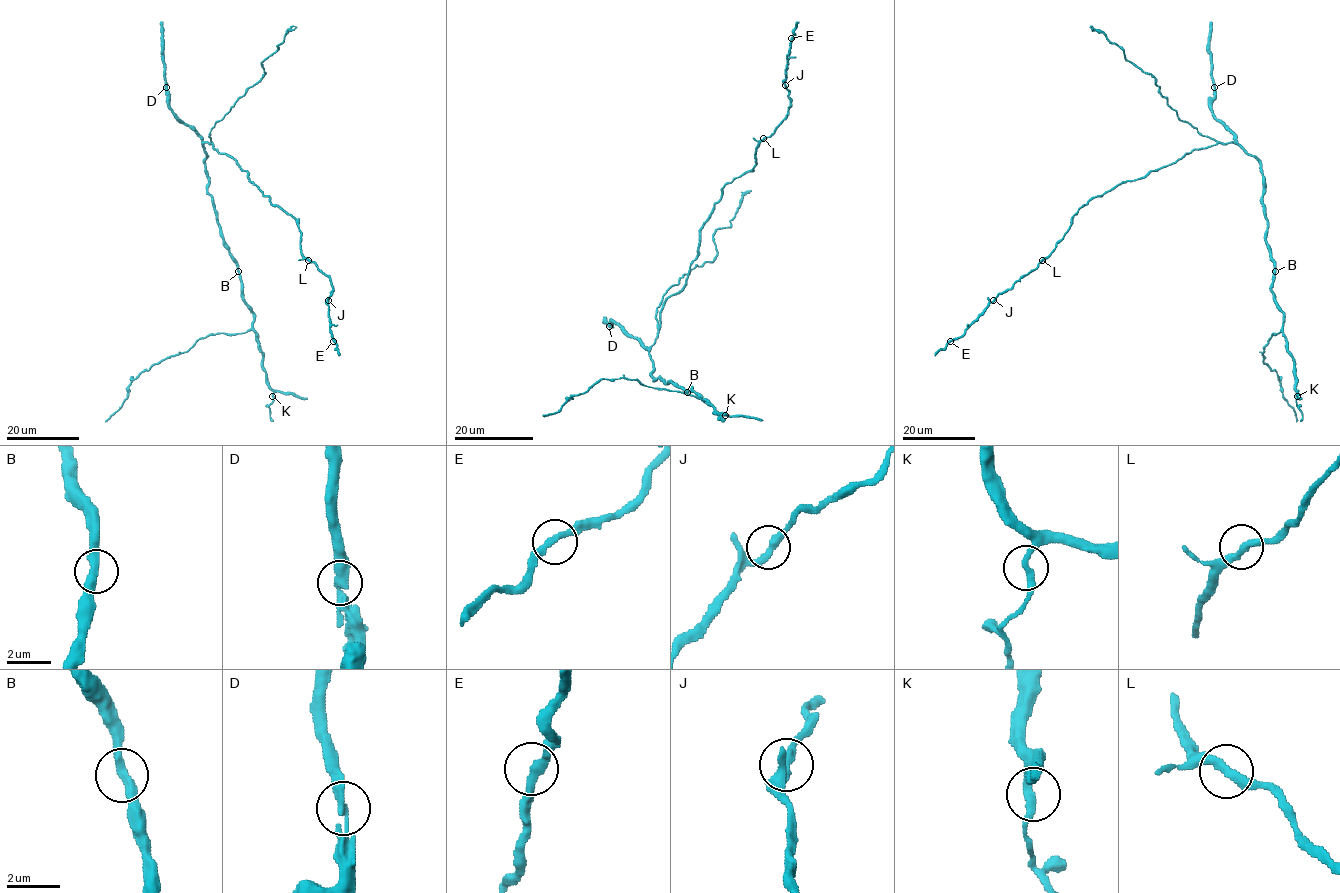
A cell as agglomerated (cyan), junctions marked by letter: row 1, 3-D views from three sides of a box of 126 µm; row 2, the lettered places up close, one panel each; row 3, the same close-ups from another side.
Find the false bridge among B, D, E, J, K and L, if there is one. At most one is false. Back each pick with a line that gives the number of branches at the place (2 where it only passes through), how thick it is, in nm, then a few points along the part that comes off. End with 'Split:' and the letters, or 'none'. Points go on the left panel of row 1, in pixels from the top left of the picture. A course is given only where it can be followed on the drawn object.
Split: none

